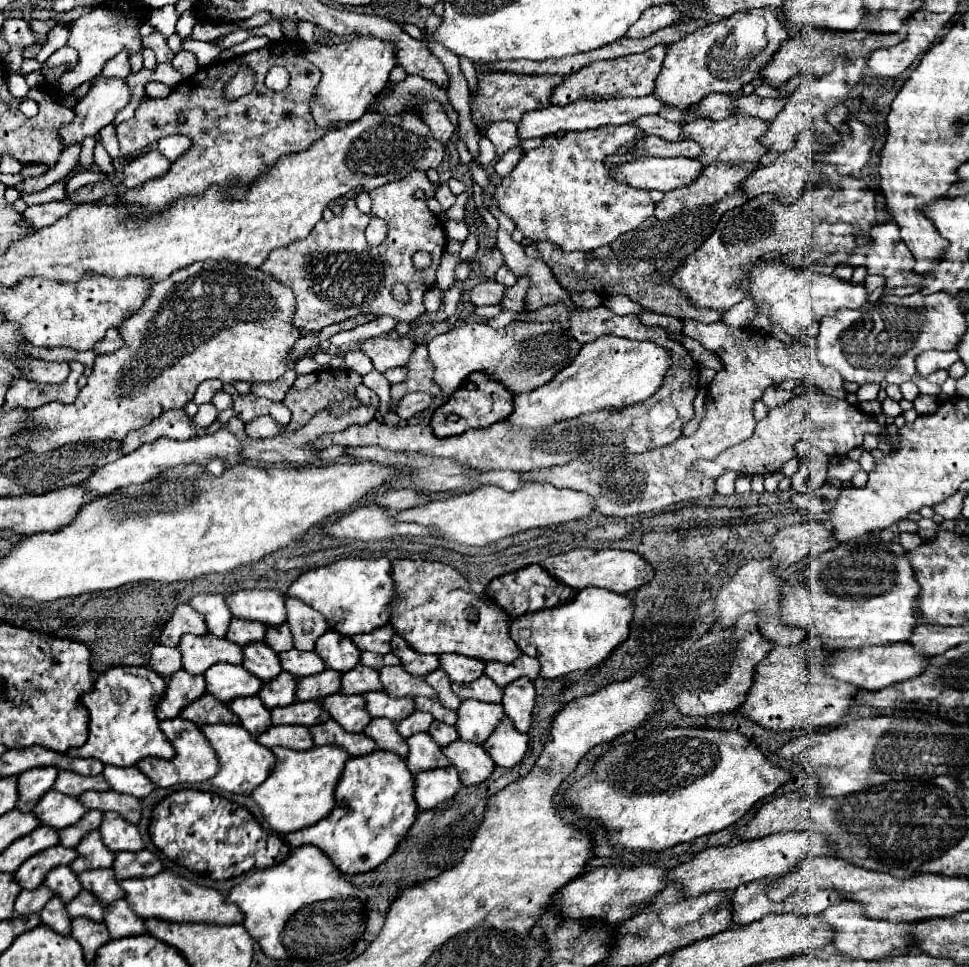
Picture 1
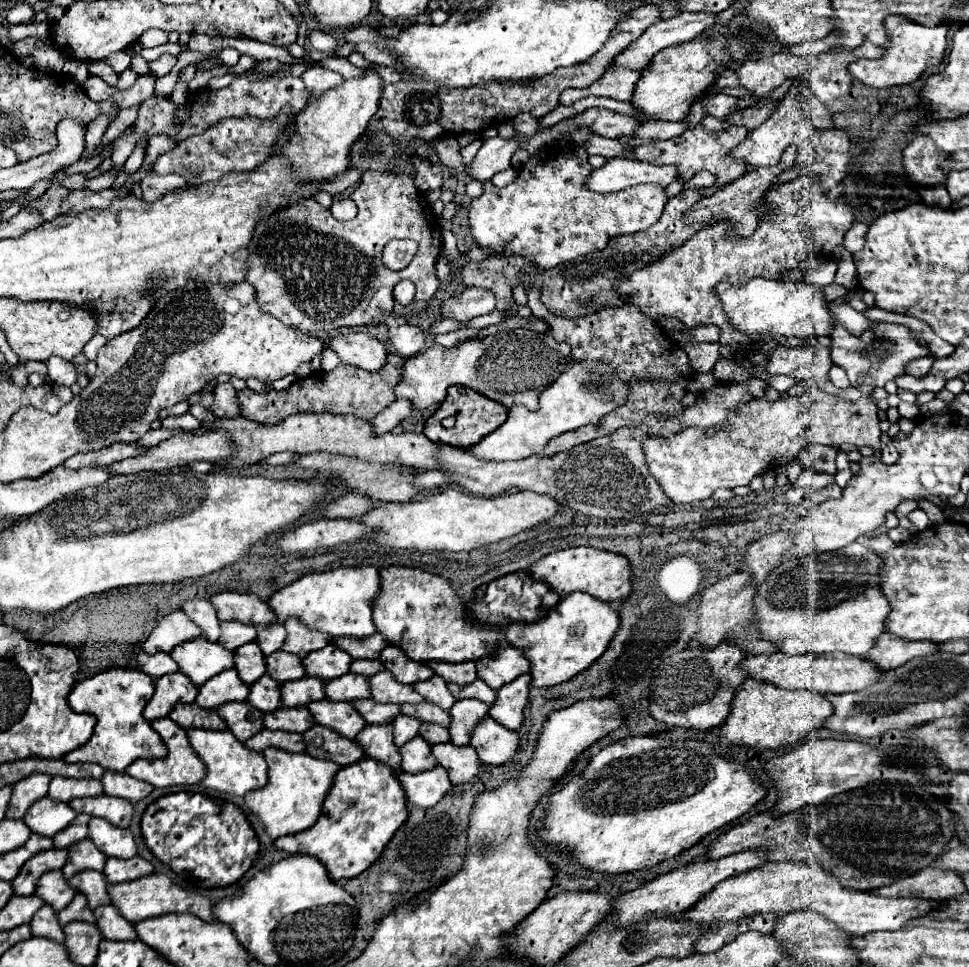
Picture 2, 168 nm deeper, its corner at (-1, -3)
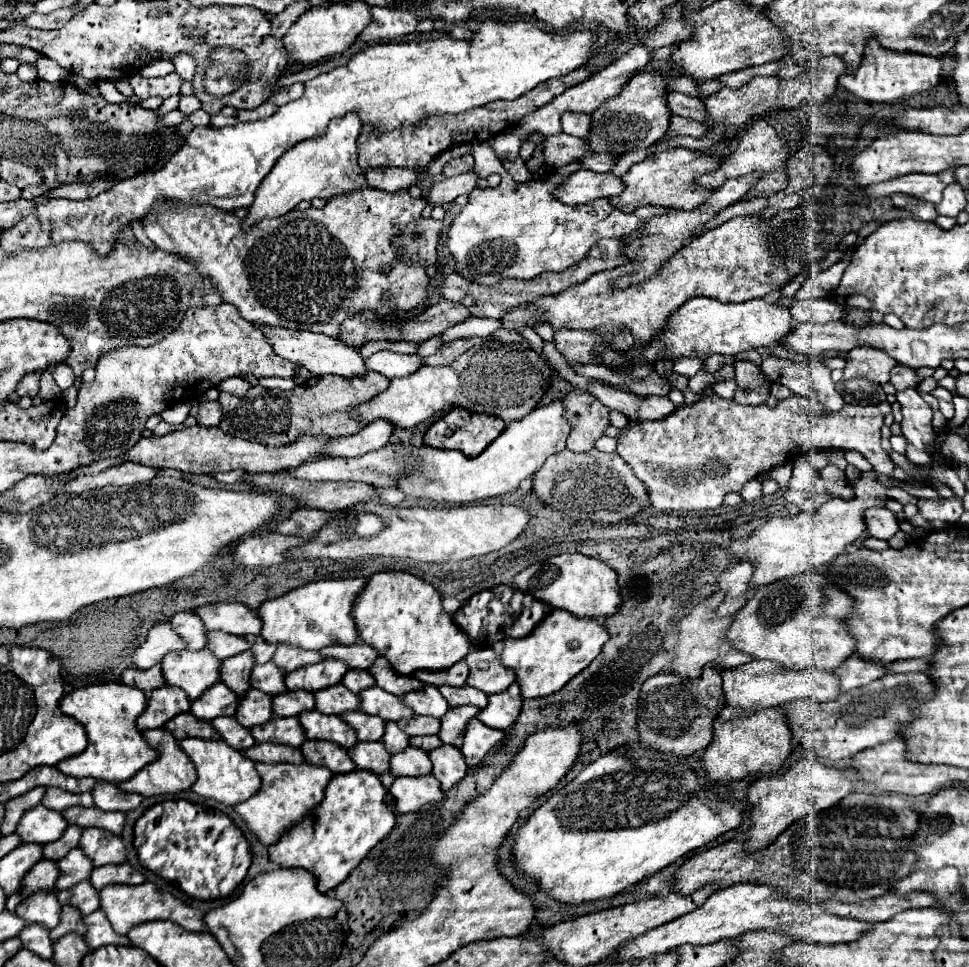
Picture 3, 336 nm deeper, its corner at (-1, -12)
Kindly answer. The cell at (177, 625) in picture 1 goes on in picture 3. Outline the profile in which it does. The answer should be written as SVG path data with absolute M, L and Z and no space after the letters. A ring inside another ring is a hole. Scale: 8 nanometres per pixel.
M162 622L162 624L156 624L148 632L146 642L134 652L132 664L140 670L146 670L146 668L152 668L154 664L158 664L164 654L184 650L184 648L186 648L186 644L182 642L182 638L176 636L176 632L170 628L168 622Z

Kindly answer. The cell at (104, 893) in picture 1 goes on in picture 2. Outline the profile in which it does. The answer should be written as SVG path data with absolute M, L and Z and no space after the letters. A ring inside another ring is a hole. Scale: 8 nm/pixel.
M80 871L68 881L76 891L84 893L88 899L88 905L92 909L100 905L110 905L110 895L108 895L108 881L104 879L104 873L100 871Z

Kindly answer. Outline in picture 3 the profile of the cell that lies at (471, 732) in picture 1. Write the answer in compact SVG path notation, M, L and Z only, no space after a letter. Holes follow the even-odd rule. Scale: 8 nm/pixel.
M456 706L456 708L450 708L442 716L442 728L438 732L440 740L444 744L452 744L452 746L460 748L462 746L462 736L464 736L464 730L466 730L466 724L478 712L480 712L480 708L476 708L476 706Z

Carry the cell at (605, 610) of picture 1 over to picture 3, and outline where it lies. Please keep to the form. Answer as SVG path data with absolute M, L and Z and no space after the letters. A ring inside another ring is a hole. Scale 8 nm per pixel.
M552 610L536 628L530 636L526 638L508 638L504 642L504 650L502 650L502 664L510 670L514 670L516 674L516 682L520 686L520 692L522 692L522 698L538 698L538 696L548 696L548 694L554 694L556 690L564 688L564 684L568 680L572 680L576 674L580 674L602 650L602 646L606 644L608 640L608 632L606 628L592 620L592 618L576 618L572 616L570 612L566 610Z

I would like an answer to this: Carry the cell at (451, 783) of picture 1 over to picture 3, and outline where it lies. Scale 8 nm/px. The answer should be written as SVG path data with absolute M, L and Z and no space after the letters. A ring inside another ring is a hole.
M432 774L420 776L420 778L400 776L390 786L390 794L394 796L394 806L398 814L416 812L424 804L432 804L442 798L440 784Z

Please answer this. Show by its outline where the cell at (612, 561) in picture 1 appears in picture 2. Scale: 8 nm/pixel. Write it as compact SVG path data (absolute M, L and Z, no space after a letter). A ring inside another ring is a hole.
M574 547L550 553L536 561L530 567L530 573L534 579L542 579L548 583L554 591L560 593L560 597L566 597L574 591L584 591L594 595L602 601L622 601L632 593L632 569L628 559L624 555L616 555L610 551L600 551L592 547Z

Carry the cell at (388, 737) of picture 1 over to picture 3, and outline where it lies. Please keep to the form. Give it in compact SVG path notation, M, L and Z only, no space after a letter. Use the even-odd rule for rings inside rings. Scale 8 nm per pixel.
M356 742L352 748L352 760L356 768L374 772L386 788L392 784L394 776L390 772L390 754L382 742Z

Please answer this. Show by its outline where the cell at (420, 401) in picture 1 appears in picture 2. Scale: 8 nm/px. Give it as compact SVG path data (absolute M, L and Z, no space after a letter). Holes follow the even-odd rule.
M398 399L394 401L390 407L386 407L376 419L372 419L372 427L376 435L382 435L386 431L392 431L396 425L400 425L406 417L410 417L412 413L412 403L408 403L406 399Z

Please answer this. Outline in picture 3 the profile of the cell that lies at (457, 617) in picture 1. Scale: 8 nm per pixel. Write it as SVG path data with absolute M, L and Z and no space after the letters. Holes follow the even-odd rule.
M378 572L368 578L366 588L354 600L352 616L358 638L372 644L400 674L416 670L442 670L462 660L472 644L466 632L456 628L452 616L442 610L440 592L408 572Z

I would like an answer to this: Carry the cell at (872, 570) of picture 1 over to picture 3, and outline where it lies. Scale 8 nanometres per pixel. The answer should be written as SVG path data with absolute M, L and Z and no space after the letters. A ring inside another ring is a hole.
M800 574L786 580L778 580L774 584L762 586L756 590L756 594L746 602L746 606L734 614L734 622L728 628L728 642L754 658L766 658L774 660L784 668L792 670L804 670L804 668L820 668L820 670L834 670L844 660L848 660L854 652L854 638L844 628L844 616L850 614L854 606L854 600L840 592L830 580L826 580L824 574Z

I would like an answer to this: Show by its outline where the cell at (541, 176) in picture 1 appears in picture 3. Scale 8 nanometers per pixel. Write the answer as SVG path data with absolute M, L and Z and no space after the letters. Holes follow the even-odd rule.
M488 141L474 142L472 155L475 160L473 170L480 178L481 168L487 168L487 162L488 168L497 168L497 174L502 177L500 186L496 188L476 188L470 192L470 202L452 220L446 234L446 246L456 260L456 272L476 284L492 286L504 278L532 280L542 272L566 270L578 264L598 240L628 236L648 218L668 212L668 208L662 206L642 206L624 214L608 200L594 200L584 206L566 206L552 196L552 190L562 180L558 174L518 184L505 171Z

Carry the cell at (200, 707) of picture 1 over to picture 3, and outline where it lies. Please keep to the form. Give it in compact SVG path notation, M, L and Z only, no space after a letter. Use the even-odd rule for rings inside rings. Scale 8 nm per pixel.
M190 712L174 716L172 720L168 720L168 724L164 724L164 728L168 728L168 732L176 740L184 740L184 738L192 738L192 736L194 738L204 738L204 740L218 740L220 738L220 734L212 728L210 722L198 720Z

